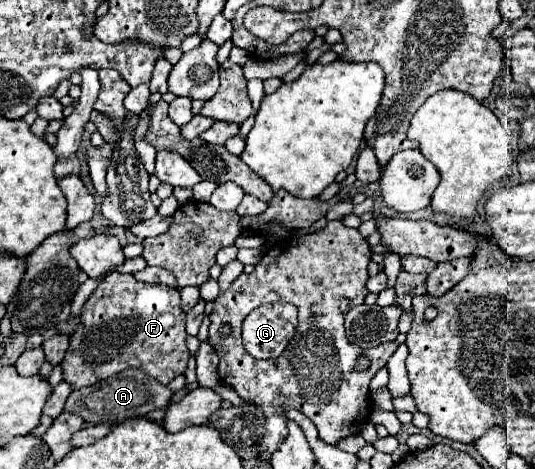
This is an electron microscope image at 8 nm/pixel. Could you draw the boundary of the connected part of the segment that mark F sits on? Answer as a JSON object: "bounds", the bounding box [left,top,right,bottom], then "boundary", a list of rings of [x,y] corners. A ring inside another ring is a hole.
{"bounds":[62,272,188,390],"boundary":[[[110,272],[100,286],[90,294],[86,304],[82,306],[80,314],[80,326],[76,332],[70,336],[70,348],[62,360],[64,368],[64,380],[72,384],[74,390],[92,386],[100,380],[106,380],[124,368],[140,368],[148,376],[154,376],[160,384],[168,384],[174,376],[184,374],[186,362],[188,362],[188,348],[186,348],[186,330],[184,330],[184,320],[186,314],[180,308],[180,292],[170,286],[162,284],[144,284],[138,282],[132,274],[120,274],[120,272]],[[116,328],[124,328],[124,336],[112,334]]]}

